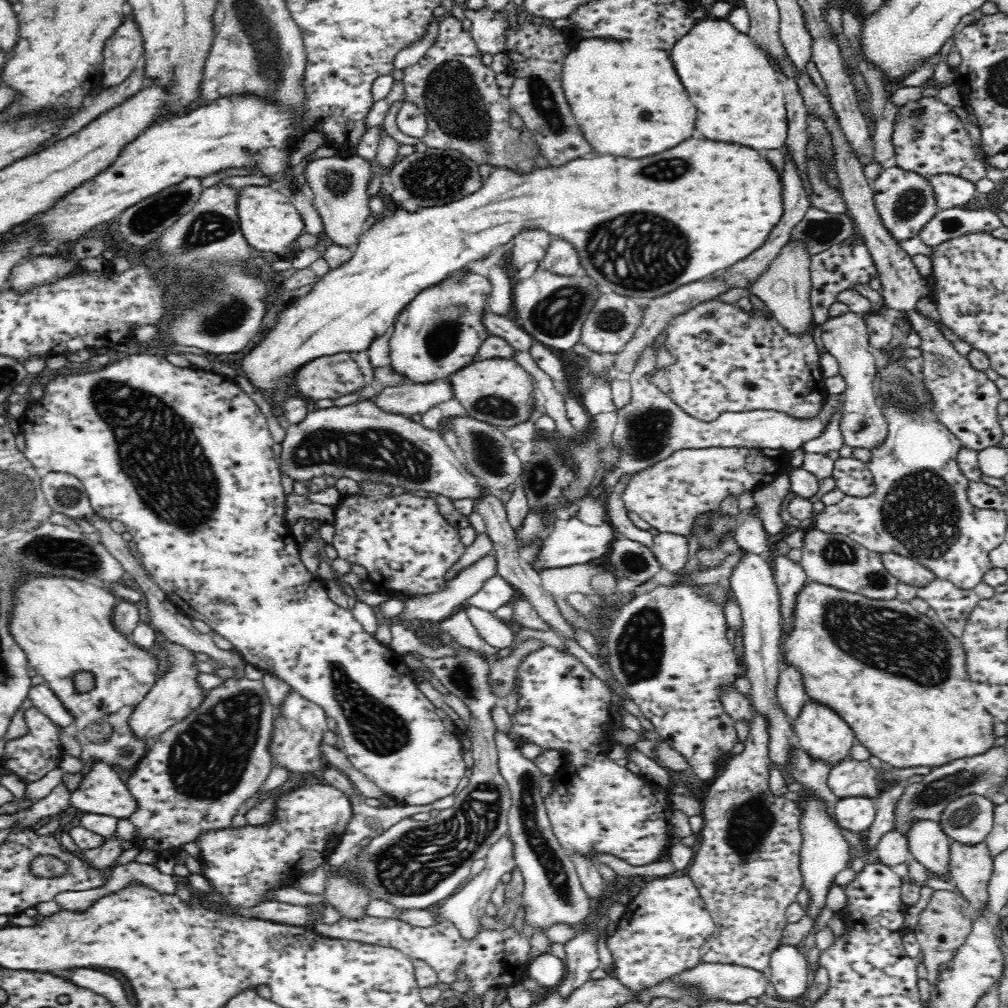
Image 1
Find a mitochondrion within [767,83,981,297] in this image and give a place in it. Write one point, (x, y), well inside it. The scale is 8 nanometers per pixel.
(911, 200)

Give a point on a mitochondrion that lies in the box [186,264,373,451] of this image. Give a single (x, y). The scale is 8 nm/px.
(227, 313)

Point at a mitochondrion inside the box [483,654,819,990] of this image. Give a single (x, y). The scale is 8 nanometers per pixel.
(554, 868)

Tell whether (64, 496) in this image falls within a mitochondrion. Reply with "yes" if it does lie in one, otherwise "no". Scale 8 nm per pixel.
yes

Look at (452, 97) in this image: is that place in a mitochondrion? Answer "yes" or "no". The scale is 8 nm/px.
yes

